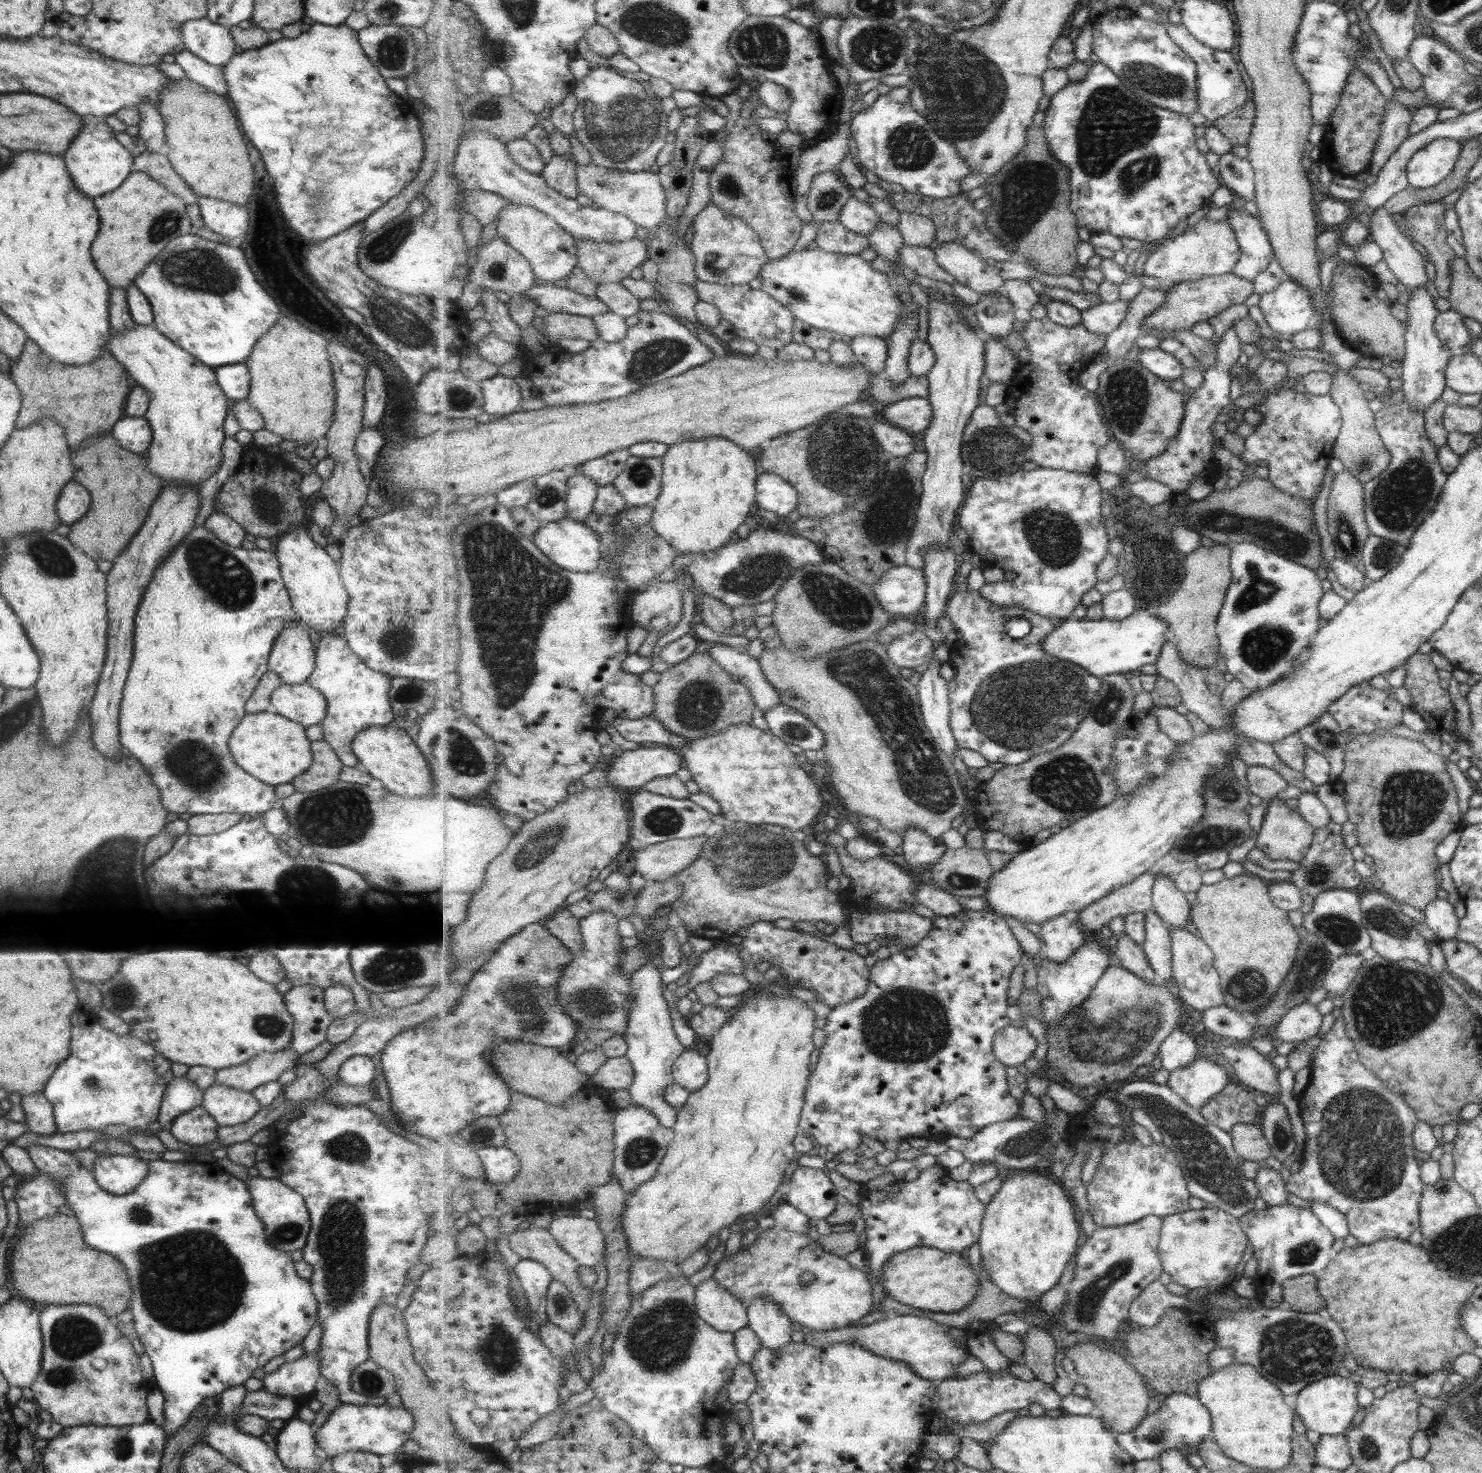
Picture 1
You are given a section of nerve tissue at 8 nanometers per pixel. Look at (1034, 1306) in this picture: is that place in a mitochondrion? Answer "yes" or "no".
no

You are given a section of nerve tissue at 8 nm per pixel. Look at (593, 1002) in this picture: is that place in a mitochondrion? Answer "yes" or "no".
yes

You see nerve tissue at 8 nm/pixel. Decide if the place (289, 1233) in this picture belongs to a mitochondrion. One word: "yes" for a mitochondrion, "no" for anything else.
yes

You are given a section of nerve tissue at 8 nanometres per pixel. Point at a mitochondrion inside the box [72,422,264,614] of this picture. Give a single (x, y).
(220, 576)

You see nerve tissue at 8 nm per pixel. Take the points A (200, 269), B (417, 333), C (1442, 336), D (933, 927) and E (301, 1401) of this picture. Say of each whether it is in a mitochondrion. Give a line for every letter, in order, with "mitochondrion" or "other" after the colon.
A: mitochondrion
B: mitochondrion
C: other
D: other
E: other

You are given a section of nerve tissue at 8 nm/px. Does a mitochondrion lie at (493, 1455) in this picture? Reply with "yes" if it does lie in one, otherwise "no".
no

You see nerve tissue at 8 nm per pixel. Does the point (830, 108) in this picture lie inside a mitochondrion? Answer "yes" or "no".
no

